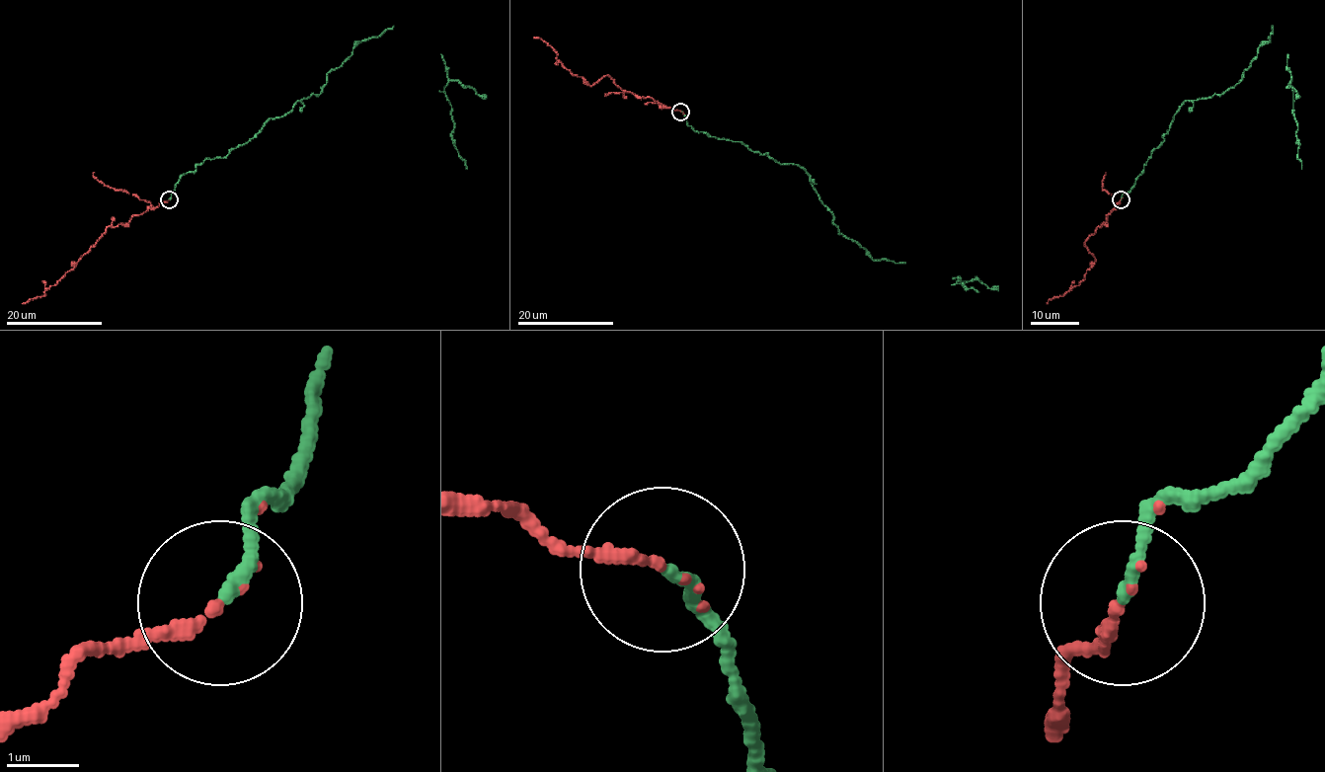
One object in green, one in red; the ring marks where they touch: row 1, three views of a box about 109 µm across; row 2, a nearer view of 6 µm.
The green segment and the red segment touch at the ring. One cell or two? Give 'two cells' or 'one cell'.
one cell

